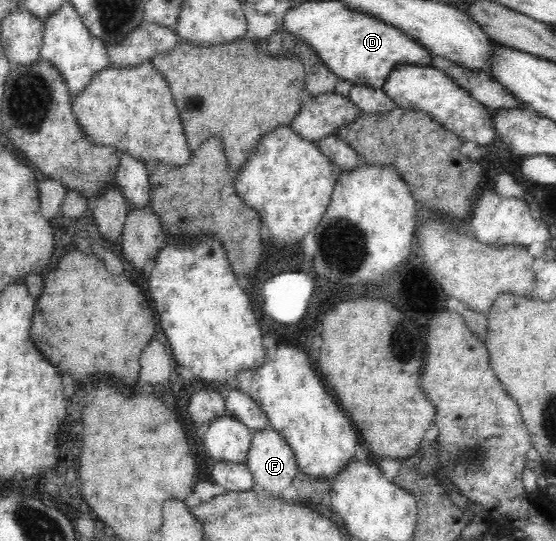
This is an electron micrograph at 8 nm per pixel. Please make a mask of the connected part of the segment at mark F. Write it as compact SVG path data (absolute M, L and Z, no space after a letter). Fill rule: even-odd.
M271 427L254 433L245 464L252 472L254 485L272 495L291 491L299 472L288 443Z

